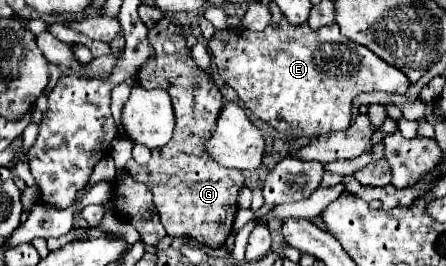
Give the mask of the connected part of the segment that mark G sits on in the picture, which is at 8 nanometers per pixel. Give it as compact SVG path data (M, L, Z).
M164 16L148 30L154 54L142 68L138 68L136 82L142 88L168 90L176 112L174 136L166 146L154 148L150 162L146 166L138 166L138 172L132 170L132 166L126 170L134 180L150 186L160 220L170 236L188 236L204 246L218 248L232 232L236 198L238 190L244 186L244 176L238 170L220 168L204 150L204 140L208 140L214 132L224 100L212 78L194 62L192 50L186 44L184 28L174 26L172 32L170 22L172 20Z

